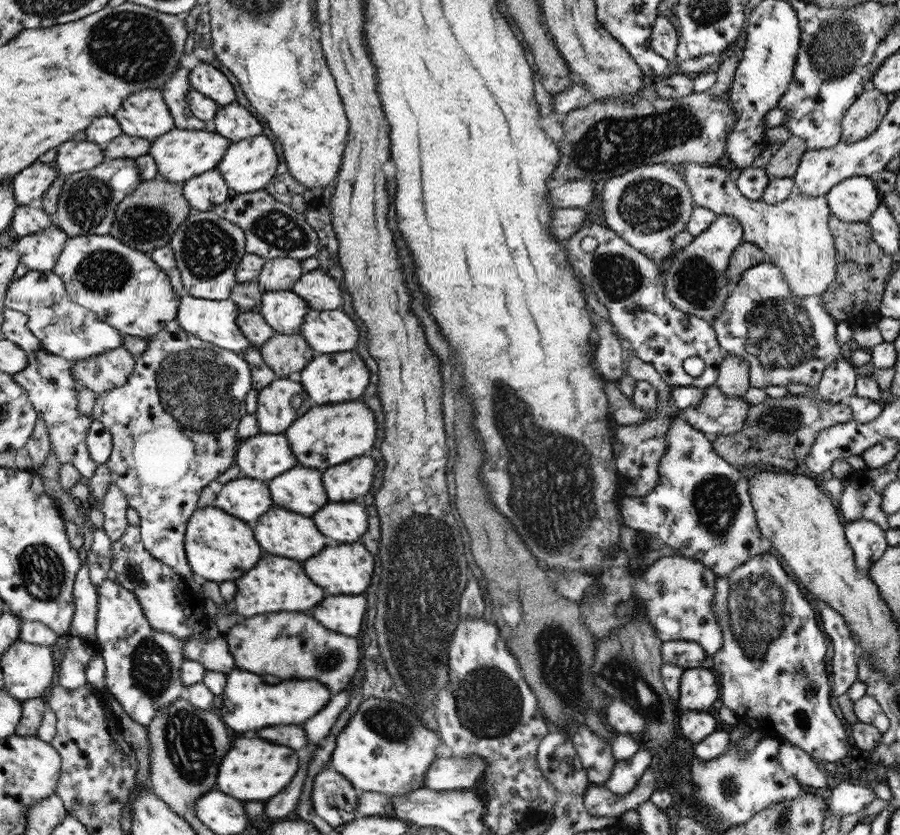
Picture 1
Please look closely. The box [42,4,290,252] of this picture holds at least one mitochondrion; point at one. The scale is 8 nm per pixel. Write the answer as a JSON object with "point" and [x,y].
{"point":[145,50]}

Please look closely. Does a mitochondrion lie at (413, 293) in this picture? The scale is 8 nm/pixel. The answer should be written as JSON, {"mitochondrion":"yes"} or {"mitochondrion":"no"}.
{"mitochondrion":"no"}

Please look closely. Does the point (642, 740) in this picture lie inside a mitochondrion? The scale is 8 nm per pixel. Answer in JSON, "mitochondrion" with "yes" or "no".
{"mitochondrion":"no"}

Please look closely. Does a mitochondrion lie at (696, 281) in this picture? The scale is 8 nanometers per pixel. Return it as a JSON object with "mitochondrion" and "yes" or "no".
{"mitochondrion":"yes"}

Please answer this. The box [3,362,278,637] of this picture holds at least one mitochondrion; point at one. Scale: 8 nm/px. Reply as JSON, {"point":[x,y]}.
{"point":[41,569]}

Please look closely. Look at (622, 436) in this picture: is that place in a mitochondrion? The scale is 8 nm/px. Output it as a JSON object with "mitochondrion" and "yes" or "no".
{"mitochondrion":"no"}

